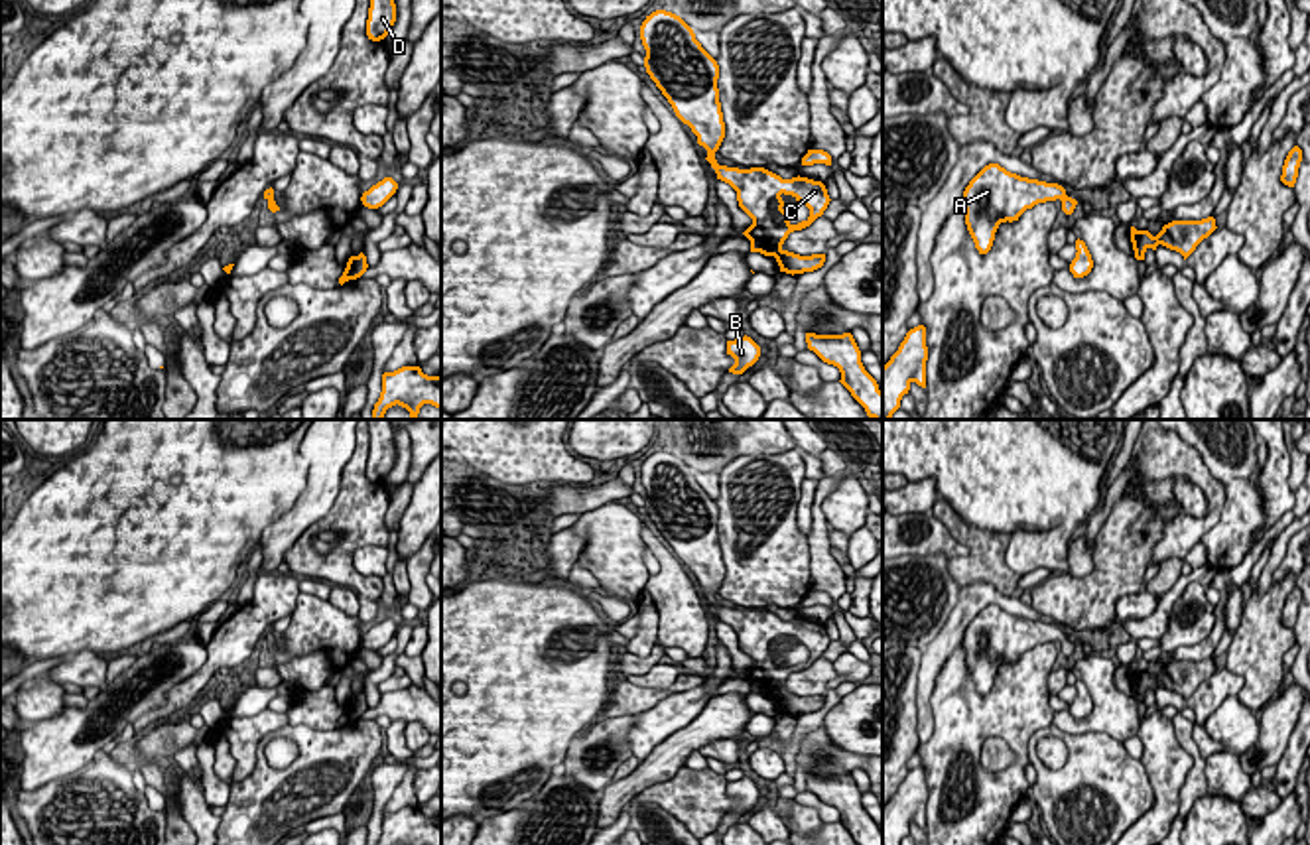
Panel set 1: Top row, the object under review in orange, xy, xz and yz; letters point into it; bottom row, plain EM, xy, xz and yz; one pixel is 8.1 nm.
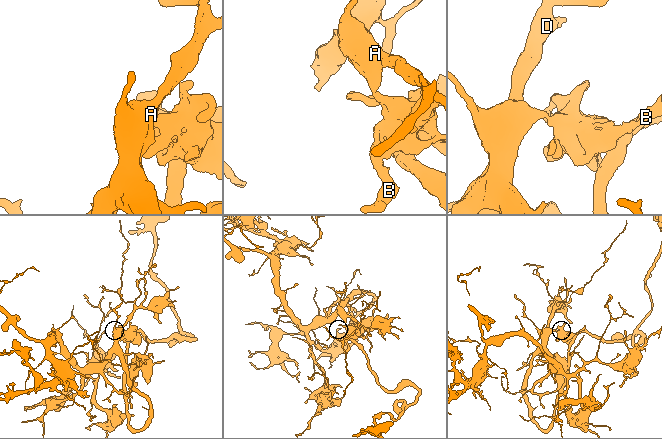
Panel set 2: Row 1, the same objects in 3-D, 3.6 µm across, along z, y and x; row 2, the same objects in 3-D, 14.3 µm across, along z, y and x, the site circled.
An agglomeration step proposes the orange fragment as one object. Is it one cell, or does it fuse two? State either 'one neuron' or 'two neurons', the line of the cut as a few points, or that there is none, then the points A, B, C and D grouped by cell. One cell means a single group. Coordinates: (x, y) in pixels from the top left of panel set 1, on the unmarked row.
one neuron; no cut; A B C D

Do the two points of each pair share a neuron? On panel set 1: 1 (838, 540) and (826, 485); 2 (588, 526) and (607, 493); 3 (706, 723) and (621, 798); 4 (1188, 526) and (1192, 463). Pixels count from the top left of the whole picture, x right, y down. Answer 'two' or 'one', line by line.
1: two
2: two
3: one
4: one

